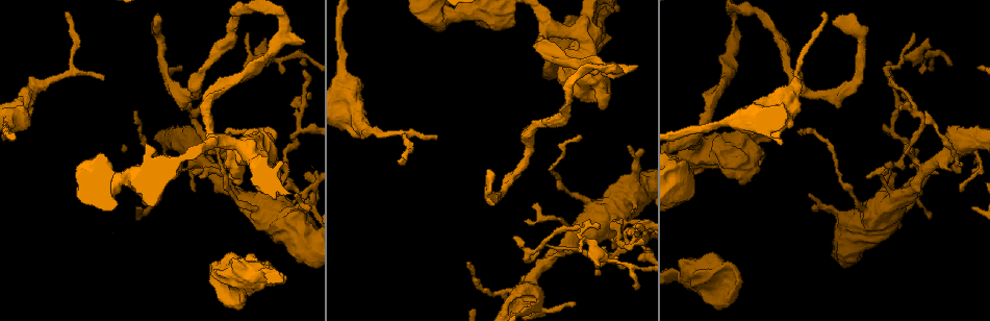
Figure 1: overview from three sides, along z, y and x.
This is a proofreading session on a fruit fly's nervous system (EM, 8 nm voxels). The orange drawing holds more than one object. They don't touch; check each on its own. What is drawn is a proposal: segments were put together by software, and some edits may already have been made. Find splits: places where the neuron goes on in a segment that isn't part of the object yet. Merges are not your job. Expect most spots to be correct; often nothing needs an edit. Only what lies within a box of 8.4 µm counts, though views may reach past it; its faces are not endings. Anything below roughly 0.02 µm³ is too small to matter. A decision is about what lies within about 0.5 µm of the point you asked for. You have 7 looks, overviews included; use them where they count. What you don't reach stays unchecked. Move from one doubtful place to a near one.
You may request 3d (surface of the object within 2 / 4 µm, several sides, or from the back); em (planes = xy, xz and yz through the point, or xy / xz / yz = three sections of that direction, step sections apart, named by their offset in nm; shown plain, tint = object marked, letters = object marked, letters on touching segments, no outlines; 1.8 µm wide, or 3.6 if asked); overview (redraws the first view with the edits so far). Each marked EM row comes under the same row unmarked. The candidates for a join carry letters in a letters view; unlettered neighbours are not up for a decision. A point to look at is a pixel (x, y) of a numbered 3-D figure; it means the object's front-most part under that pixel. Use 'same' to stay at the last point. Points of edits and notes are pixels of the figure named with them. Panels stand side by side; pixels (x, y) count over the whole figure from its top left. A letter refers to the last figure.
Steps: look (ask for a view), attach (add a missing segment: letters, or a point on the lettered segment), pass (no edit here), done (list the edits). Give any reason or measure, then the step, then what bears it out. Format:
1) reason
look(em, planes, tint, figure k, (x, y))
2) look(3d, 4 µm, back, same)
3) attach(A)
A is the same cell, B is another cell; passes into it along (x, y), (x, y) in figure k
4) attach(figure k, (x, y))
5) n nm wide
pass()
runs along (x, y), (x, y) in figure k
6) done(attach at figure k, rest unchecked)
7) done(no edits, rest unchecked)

end of a long branch
look(3d, 2 µm, back, figure 1, (833, 23))

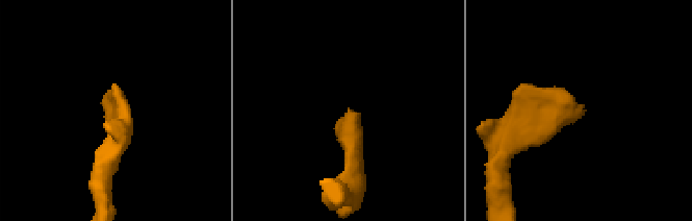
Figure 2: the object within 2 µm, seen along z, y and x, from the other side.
need the tissue
look(em, planes, letters, figure 2, (581, 105))

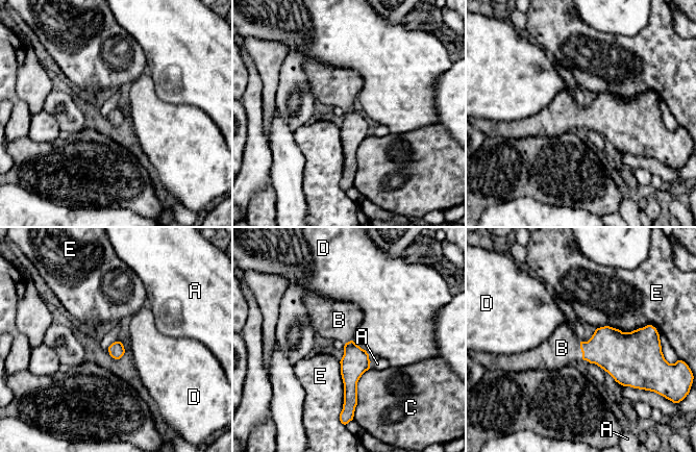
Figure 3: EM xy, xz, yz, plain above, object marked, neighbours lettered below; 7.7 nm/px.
120 nm wide
attach(B)
B is the same cell, A, C, D and E are other cells; passes into it along (611, 349), (581, 350), (562, 348) in figure 3; the neuron continues

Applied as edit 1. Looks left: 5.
look(overview)

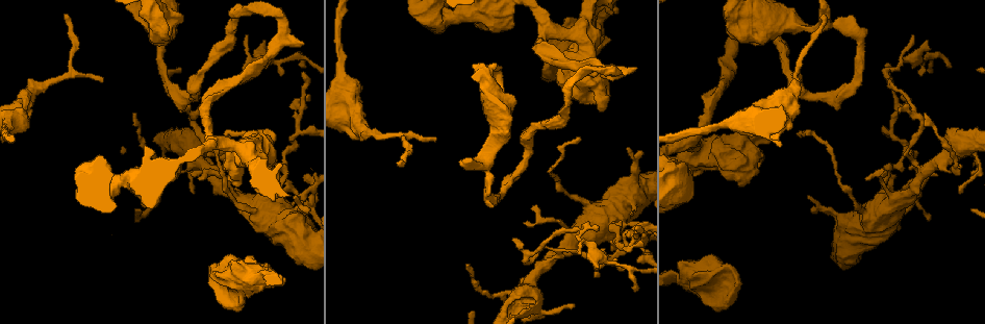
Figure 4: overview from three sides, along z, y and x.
branch stops here
look(3d, 2 µm, figure 4, (266, 132))

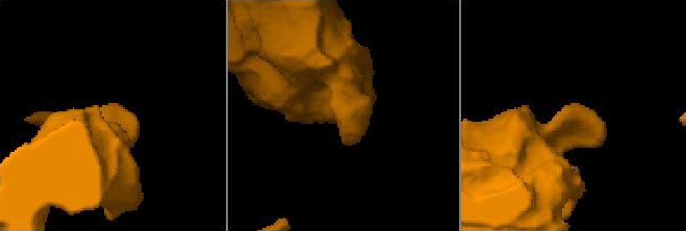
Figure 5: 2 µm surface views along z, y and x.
look(em, planes, letters, figure 5, (343, 138))

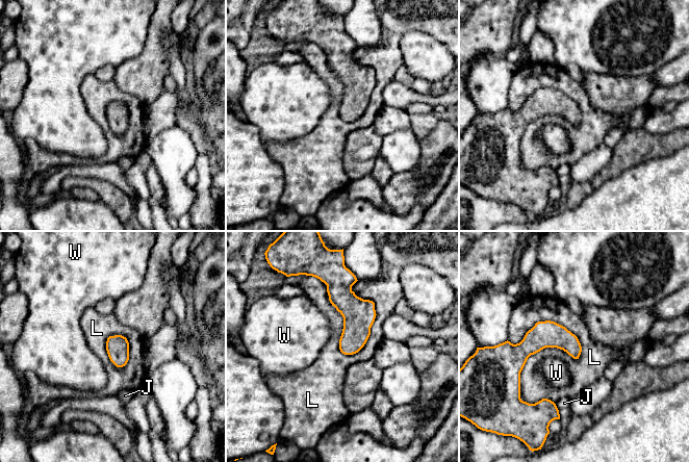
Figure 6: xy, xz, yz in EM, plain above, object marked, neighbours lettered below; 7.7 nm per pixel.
pass()
J, L and W are other cells; border along (357, 280), (376, 317), (345, 355) in figure 6; none of them fits

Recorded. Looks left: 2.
stops while still wide
look(em, xy, step 16, tint, figure 4, (213, 266))

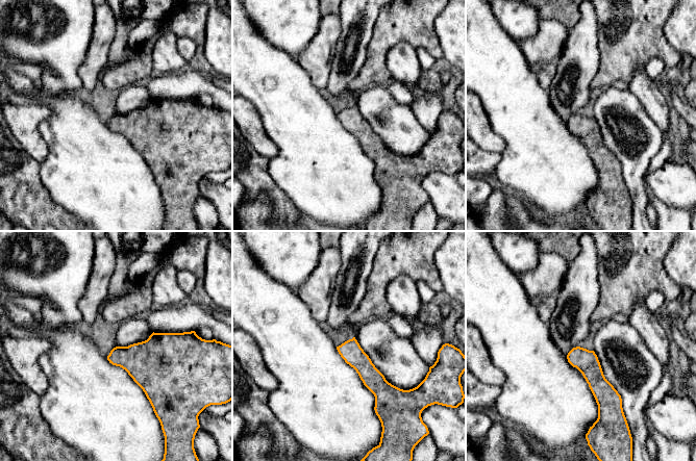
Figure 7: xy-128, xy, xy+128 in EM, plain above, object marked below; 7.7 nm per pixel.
another direction
look(em, planes, letters, same)

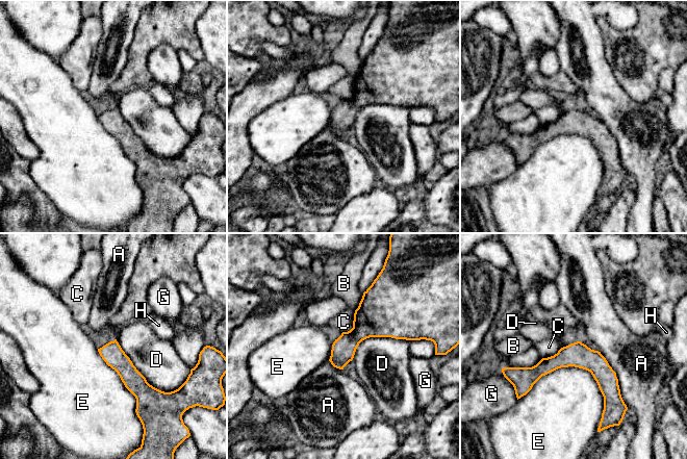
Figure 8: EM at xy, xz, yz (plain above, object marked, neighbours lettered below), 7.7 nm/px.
pass()
A, B, C, D, E, G and H are other cells; border along (409, 339), (366, 337), (352, 359) in figure 8; none of them fits

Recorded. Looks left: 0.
done(attach at figure 3, rest unchecked)

